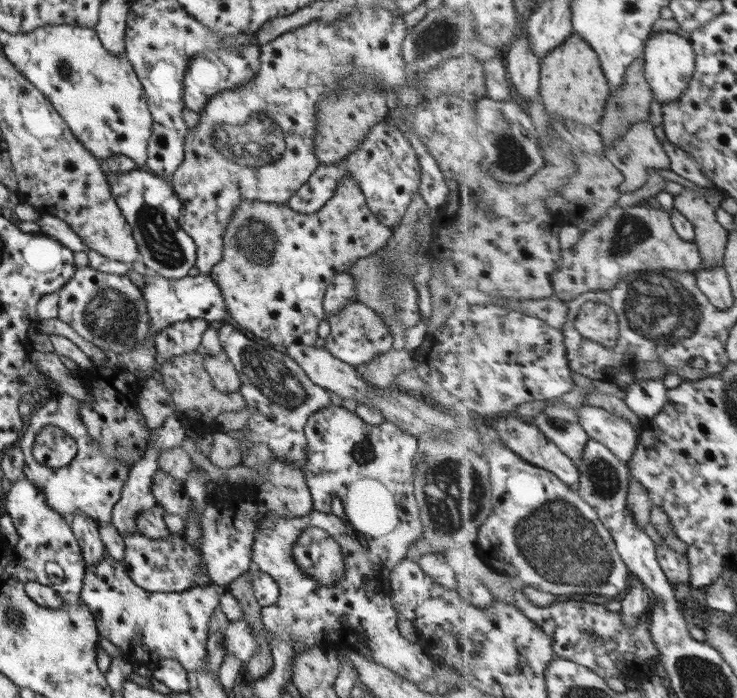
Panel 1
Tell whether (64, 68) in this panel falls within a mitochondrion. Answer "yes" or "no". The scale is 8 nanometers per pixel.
yes

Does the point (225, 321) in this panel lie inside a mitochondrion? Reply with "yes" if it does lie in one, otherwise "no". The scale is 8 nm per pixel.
no

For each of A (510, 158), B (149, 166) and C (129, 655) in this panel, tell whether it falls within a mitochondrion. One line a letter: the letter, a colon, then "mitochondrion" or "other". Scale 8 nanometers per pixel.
A: mitochondrion
B: other
C: other

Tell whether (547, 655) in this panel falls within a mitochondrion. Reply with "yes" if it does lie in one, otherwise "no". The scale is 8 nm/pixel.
no

